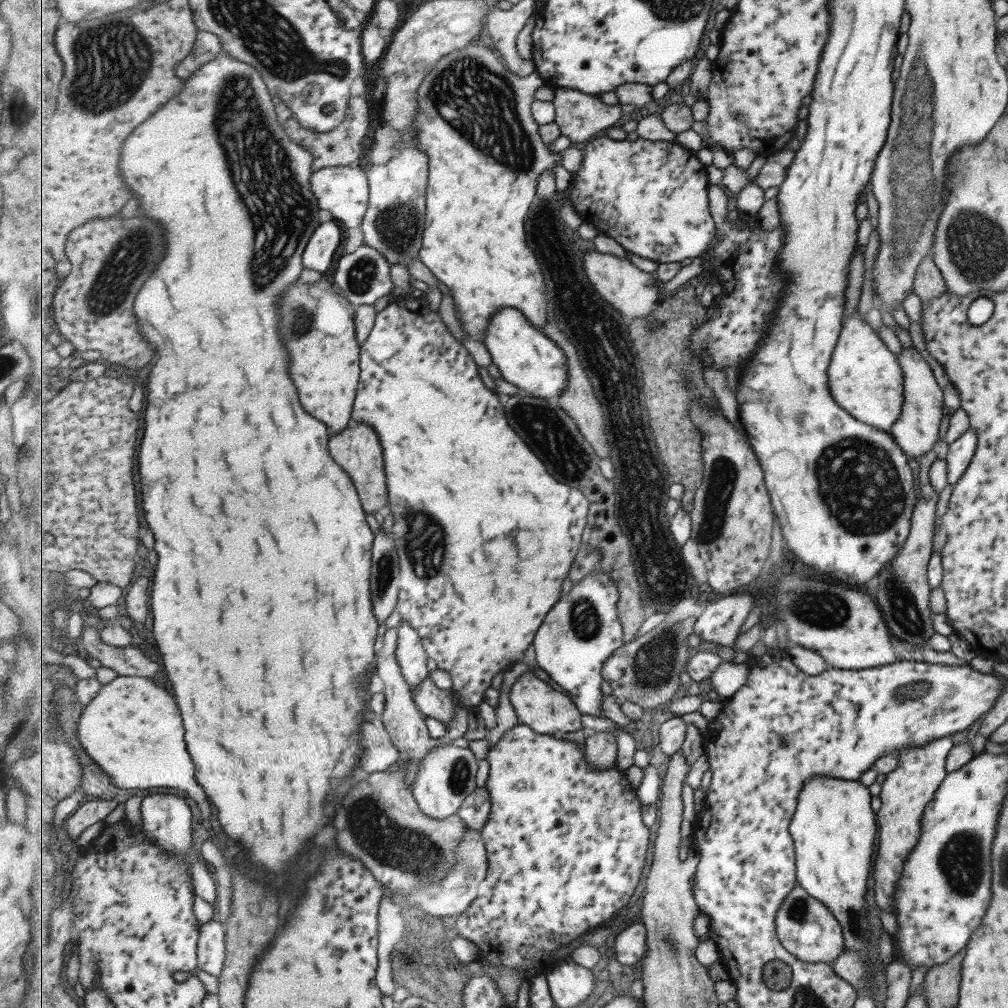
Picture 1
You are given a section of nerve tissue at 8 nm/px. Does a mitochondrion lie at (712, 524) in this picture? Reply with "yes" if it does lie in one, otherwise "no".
yes

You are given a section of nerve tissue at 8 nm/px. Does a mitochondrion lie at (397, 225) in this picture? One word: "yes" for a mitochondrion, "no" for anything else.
yes

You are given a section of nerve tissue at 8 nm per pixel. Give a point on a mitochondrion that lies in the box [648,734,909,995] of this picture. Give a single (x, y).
(668, 939)

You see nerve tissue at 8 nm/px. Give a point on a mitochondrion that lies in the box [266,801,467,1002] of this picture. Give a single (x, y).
(407, 959)

